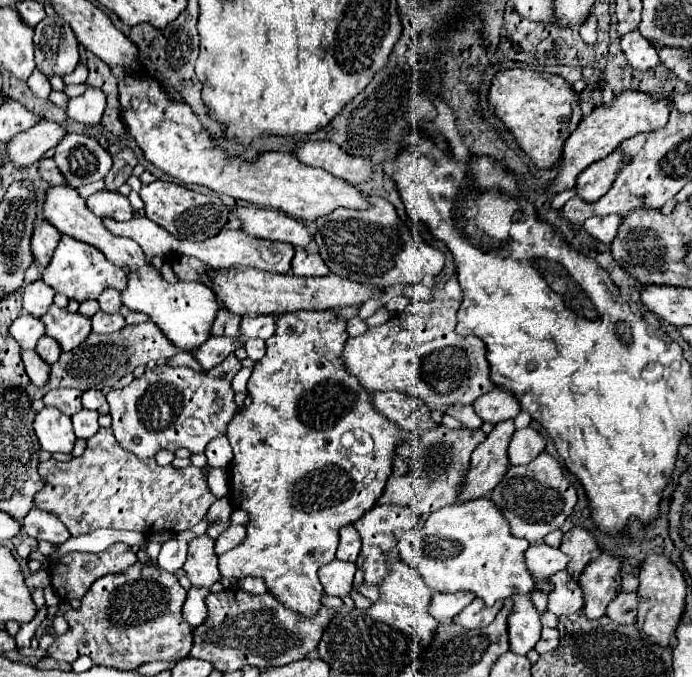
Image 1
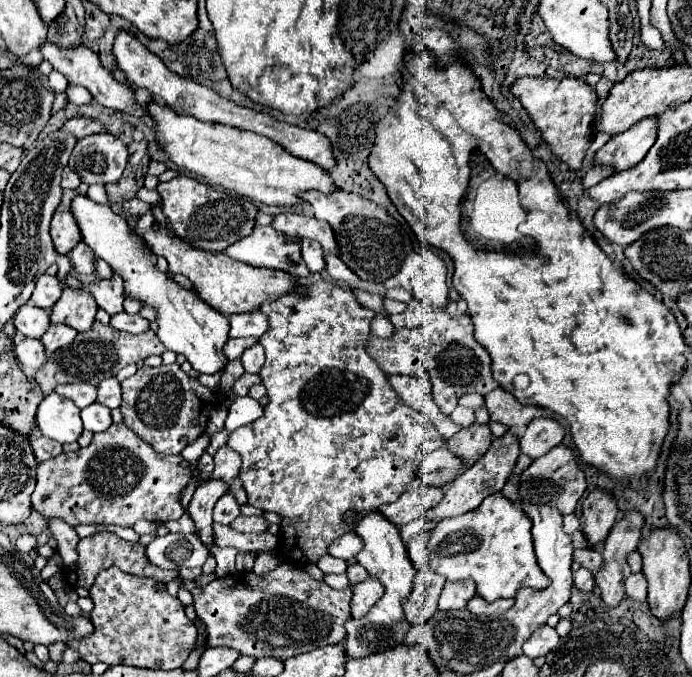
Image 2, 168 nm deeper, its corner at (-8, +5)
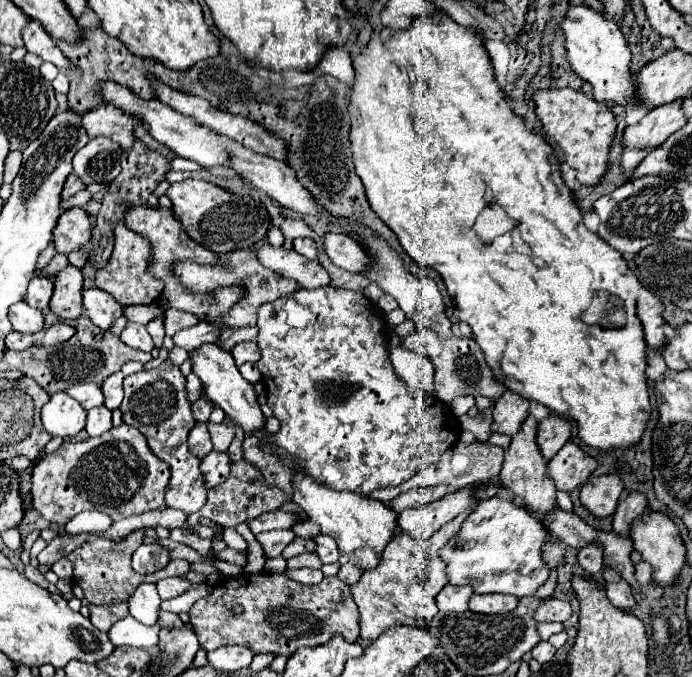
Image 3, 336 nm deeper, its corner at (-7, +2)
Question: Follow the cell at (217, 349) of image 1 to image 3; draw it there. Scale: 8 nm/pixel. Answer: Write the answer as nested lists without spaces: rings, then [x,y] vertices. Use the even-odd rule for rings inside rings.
[[[252,340],[252,342],[240,342],[232,348],[232,356],[236,360],[236,364],[244,364],[244,362],[258,362],[260,358],[260,350],[258,350],[258,344]]]

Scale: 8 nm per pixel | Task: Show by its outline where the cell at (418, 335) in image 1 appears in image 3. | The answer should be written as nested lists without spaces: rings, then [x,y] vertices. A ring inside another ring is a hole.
[[[416,330],[412,334],[408,334],[406,338],[402,338],[402,346],[408,350],[414,350],[418,354],[424,354],[432,360],[434,364],[434,396],[444,402],[444,404],[452,404],[454,398],[458,396],[486,396],[492,402],[498,400],[506,386],[498,384],[492,376],[490,366],[484,360],[484,352],[480,350],[480,346],[476,344],[474,338],[466,338],[466,336],[450,336],[450,338],[440,338],[436,332],[432,330]]]

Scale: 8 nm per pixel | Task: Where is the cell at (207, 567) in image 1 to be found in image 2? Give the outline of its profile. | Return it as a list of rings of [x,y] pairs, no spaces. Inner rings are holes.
[[[211,477],[209,481],[205,481],[205,485],[199,485],[195,489],[195,495],[189,503],[189,515],[197,525],[199,531],[199,539],[205,545],[213,545],[213,533],[211,533],[211,525],[213,525],[213,507],[215,503],[227,493],[227,485],[225,481],[217,481],[215,477]]]

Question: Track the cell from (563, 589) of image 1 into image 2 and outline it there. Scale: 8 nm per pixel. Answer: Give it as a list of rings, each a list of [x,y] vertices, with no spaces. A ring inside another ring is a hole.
[[[573,561],[573,579],[575,579],[575,587],[581,591],[593,591],[595,587],[593,575],[587,569],[583,569],[581,565],[577,565],[577,561]]]

